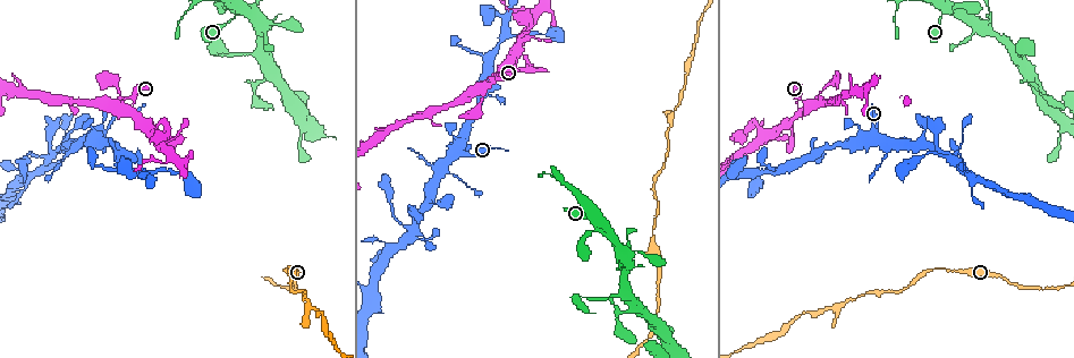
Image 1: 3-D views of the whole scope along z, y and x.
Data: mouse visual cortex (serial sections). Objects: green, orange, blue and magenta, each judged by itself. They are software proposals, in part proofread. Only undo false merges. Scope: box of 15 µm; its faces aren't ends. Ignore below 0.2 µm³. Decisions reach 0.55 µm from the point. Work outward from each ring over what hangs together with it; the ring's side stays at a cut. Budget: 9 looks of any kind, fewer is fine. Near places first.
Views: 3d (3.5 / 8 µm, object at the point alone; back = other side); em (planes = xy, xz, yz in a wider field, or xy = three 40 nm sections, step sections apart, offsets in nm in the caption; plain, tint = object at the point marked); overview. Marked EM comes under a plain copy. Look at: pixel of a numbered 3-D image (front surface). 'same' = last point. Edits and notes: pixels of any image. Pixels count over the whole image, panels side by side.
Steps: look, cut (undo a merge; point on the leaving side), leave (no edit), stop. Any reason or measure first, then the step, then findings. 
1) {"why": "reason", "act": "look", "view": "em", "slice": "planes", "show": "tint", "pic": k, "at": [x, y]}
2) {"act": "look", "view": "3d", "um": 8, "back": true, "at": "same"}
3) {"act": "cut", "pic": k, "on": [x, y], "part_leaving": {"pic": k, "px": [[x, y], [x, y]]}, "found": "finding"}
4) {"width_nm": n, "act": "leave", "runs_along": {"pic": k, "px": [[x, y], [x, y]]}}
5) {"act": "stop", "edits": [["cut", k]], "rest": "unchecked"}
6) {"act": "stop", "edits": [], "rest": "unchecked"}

{"why": "a narrow waist", "act": "look", "view": "3d", "um": 3.5, "pic": 1, "at": [676, 108]}

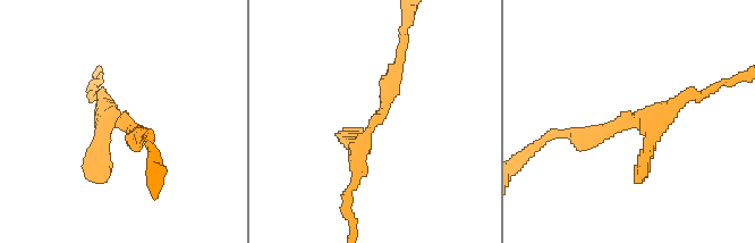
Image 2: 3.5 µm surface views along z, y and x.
{"act": "leave", "runs_along": {"pic": 2, "px": [[349, 186], [398, 61]]}, "found": "all the same cell"}

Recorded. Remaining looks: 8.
{"why": "thick turns thin", "act": "look", "view": "3d", "um": 8, "pic": 1, "at": [799, 100]}

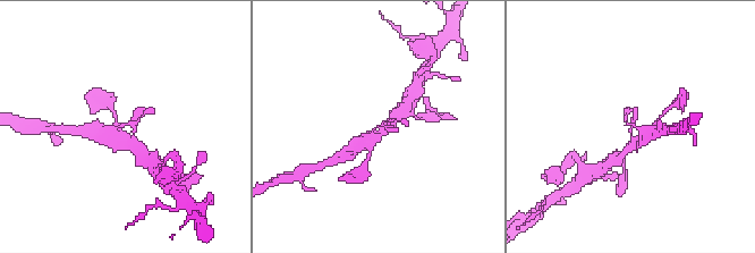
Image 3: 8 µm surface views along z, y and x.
{"act": "look", "view": "em", "slice": "xy", "step": 5, "show": "tint", "pic": 3, "at": [633, 127]}

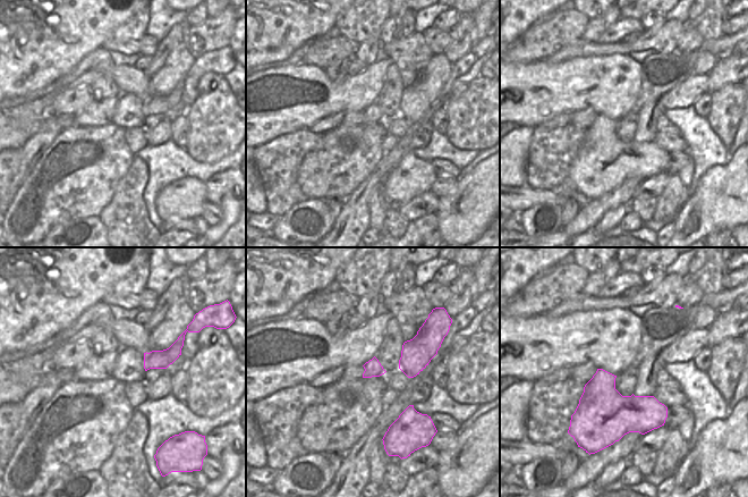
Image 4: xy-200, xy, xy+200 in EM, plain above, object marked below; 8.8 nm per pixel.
{"act": "leave", "runs_along": {"pic": 3, "px": [[399, 121], [379, 125], [354, 152]]}, "found": "all the same cell"}

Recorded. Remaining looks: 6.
{"why": "branch point", "act": "look", "view": "3d", "um": 3.5, "pic": 1, "at": [532, 11]}

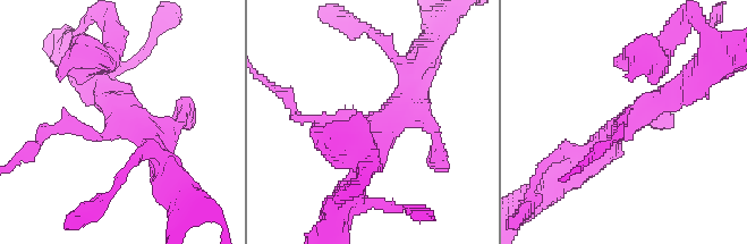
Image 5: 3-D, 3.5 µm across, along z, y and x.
{"act": "look", "view": "em", "slice": "planes", "show": "tint", "pic": 5, "at": [119, 120]}

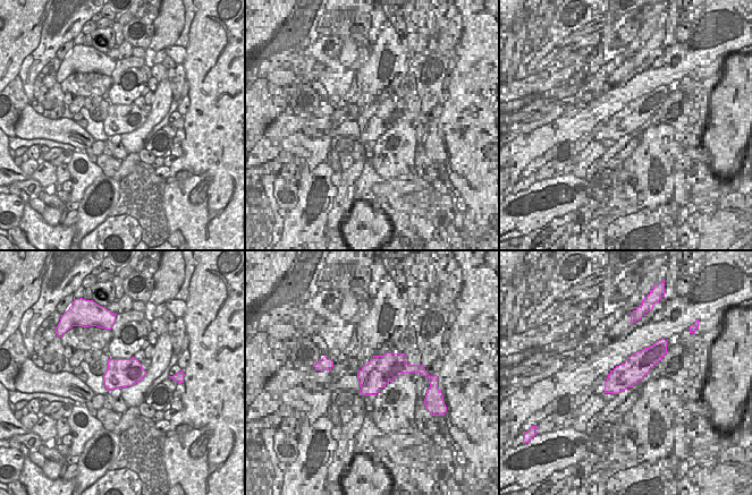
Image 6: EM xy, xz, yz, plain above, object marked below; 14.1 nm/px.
{"width_nm": 420, "act": "leave", "runs_along": {"pic": 5, "px": [[693, 83], [620, 125], [591, 160]]}, "found": "all the same cell"}

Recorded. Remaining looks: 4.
{"why": "three arms meet", "act": "look", "view": "3d", "um": 3.5, "pic": 1, "at": [950, 159]}

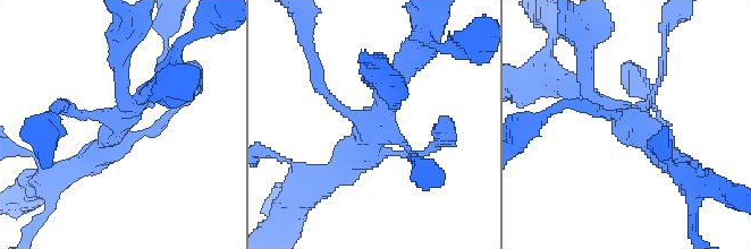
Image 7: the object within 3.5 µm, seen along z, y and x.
{"why": "need the tissue", "act": "look", "view": "em", "slice": "xy", "step": 5, "show": "tint", "pic": 7, "at": [632, 122]}

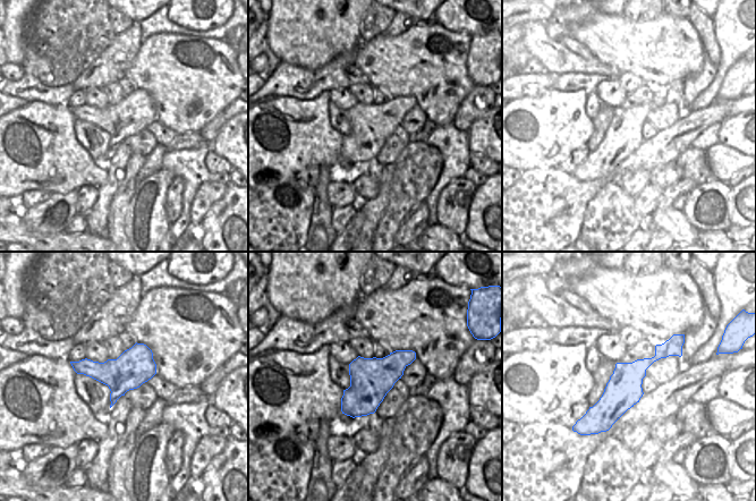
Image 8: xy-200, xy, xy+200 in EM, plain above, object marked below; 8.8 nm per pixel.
{"act": "leave", "runs_along": {"pic": 8, "px": [[672, 345], [588, 415]]}, "found": "all the same cell"}

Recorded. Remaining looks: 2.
{"act": "stop", "edits": [], "rest": "unchecked"}

